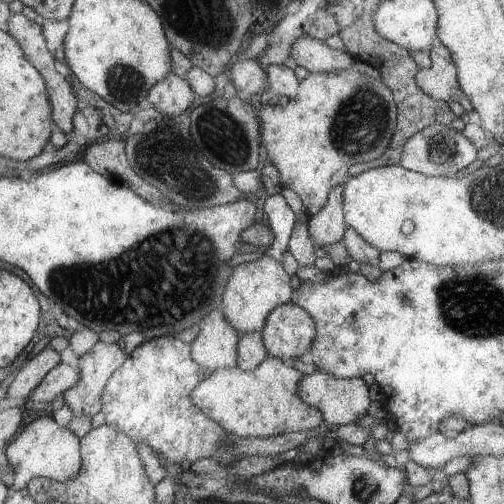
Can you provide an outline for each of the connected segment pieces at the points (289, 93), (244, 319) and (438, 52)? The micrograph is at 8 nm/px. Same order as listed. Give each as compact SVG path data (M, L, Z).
M283 63L267 65L266 89L260 94L261 105L267 105L272 96L282 96L285 100L295 96L299 82L293 73L293 69L287 68Z
M261 254L257 260L233 268L218 310L236 330L237 336L253 331L261 332L267 316L283 302L290 301L289 294L292 294L289 276L281 268L281 263Z
M439 39L433 40L429 58L429 68L421 67L416 75L420 89L434 99L458 102L466 113L472 110L472 104L461 90L452 55Z

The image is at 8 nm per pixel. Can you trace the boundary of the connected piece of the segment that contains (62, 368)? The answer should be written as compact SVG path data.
M61 362L45 376L44 382L32 392L30 398L37 402L52 403L57 396L73 388L80 378L80 367L73 368L70 364Z

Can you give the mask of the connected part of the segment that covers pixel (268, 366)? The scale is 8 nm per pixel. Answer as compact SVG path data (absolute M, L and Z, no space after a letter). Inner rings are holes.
M267 356L254 369L245 371L239 367L216 368L207 379L193 390L192 400L205 416L216 421L228 433L239 437L274 437L297 430L313 430L321 422L321 414L316 408L305 404L297 394L297 384L303 374L291 364L277 357Z

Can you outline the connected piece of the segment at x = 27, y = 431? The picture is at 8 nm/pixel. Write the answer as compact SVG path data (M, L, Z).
M41 417L25 426L18 438L6 450L7 459L15 473L15 481L9 488L11 494L27 489L28 484L37 477L67 482L75 479L83 466L81 439L68 428L63 428L53 417Z

